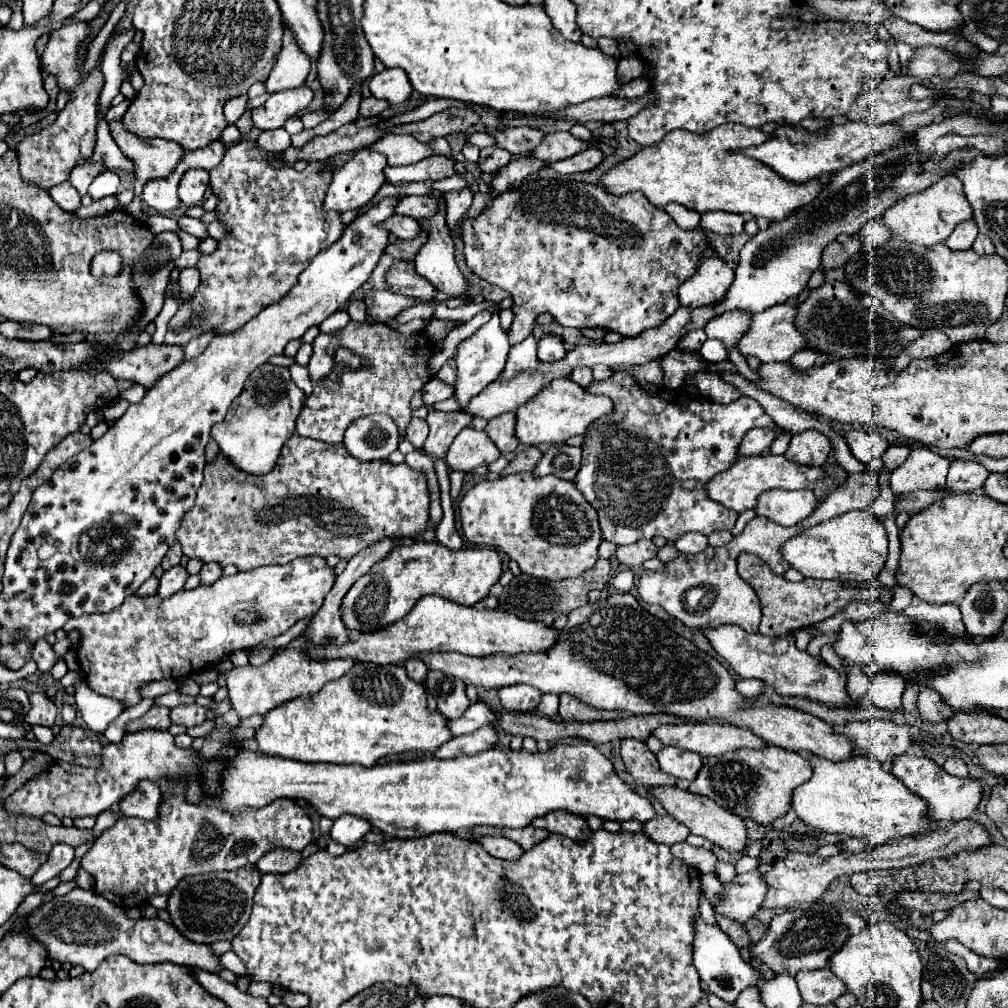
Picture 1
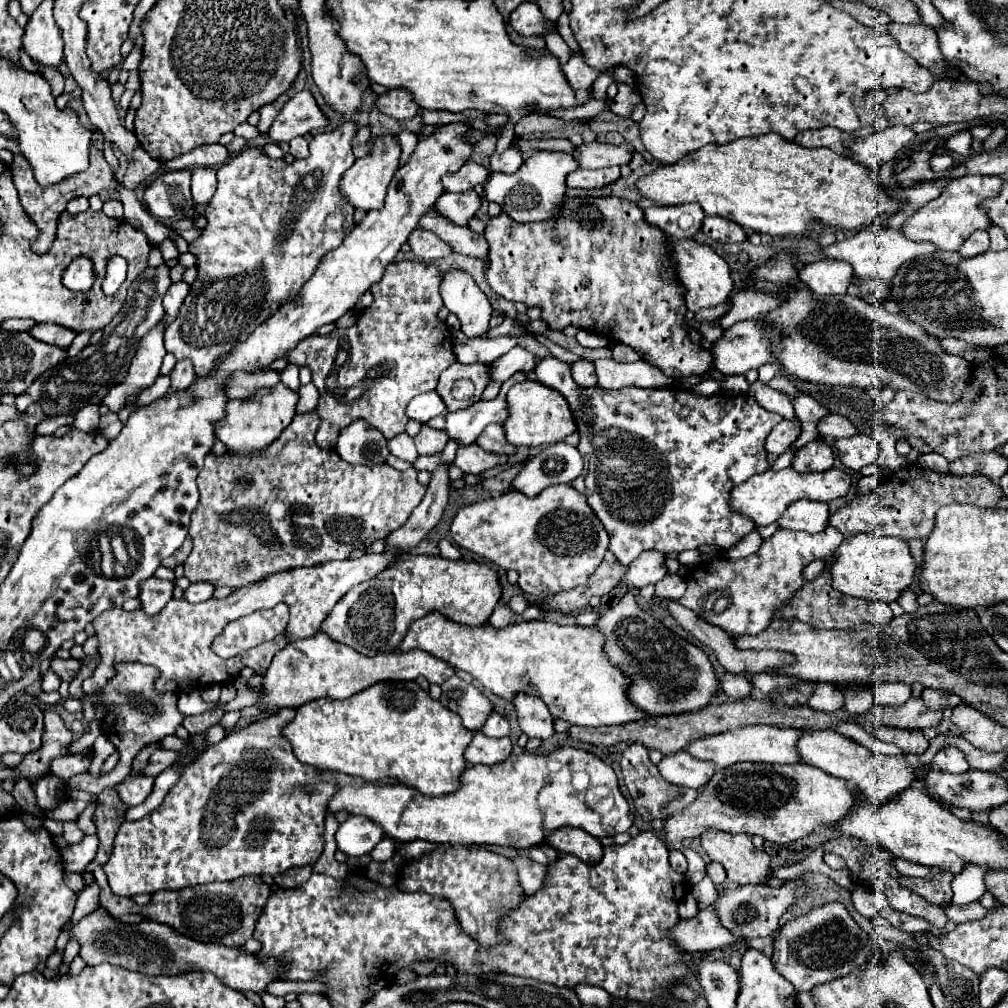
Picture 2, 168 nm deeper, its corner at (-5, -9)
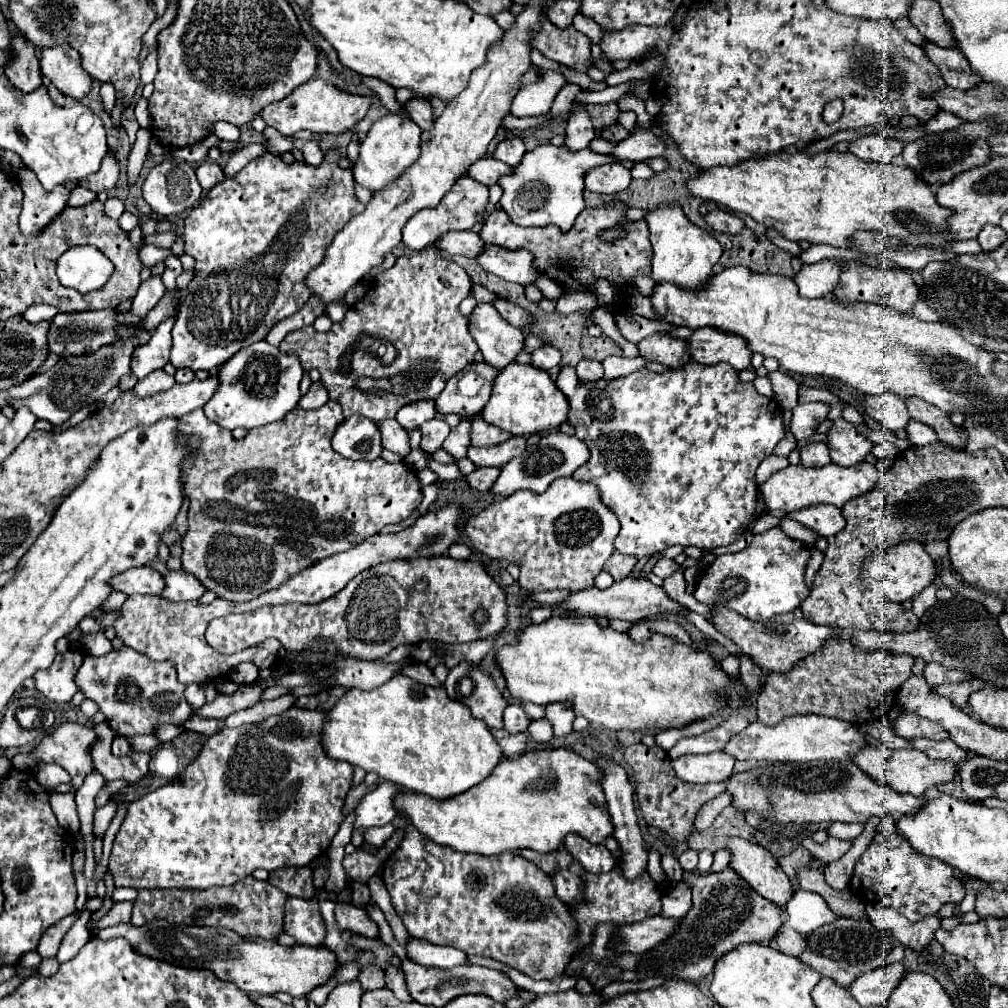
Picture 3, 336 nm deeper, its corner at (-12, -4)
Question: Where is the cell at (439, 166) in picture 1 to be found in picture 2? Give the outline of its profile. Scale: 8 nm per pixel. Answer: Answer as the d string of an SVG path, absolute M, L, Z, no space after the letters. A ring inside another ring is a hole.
M468 161L458 173L452 173L448 177L444 177L444 189L446 191L468 191L476 185L484 185L490 177L490 171L474 161Z

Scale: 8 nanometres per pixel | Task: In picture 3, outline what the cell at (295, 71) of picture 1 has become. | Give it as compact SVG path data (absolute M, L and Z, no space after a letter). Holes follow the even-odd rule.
M265 128L263 130L263 134L265 134L265 138L267 138L267 152L273 152L273 154L283 154L283 152L289 152L289 150L293 150L293 142L289 142L289 138L285 138L285 136L281 136L275 128Z

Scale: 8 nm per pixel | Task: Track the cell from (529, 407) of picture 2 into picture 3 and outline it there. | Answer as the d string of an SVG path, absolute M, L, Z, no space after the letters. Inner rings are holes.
M511 362L495 378L491 400L483 408L481 416L485 422L499 426L501 430L513 436L531 436L561 428L561 424L567 422L567 412L569 412L567 398L555 386L555 382L545 370L533 368L529 364Z

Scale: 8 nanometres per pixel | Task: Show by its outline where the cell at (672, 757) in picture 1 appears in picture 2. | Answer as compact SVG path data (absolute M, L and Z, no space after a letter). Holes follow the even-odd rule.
M680 751L674 755L666 755L658 763L658 769L662 777L674 785L700 789L710 781L710 777L716 771L716 765L712 761L700 761L690 753Z

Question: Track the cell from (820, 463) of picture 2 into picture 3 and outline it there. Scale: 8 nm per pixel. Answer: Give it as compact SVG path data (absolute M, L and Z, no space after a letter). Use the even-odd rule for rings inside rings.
M811 442L801 448L801 464L805 468L813 466L827 466L831 462L829 458L829 448L823 442Z

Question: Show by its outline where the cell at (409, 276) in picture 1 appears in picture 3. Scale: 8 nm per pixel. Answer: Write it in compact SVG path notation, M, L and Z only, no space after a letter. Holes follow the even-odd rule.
M429 246L421 252L397 258L393 268L377 274L367 288L365 298L353 304L345 320L333 324L329 332L319 334L313 326L305 326L297 332L287 334L279 344L279 350L297 354L305 370L317 368L321 372L321 382L329 390L329 398L341 404L345 418L361 414L379 424L395 418L397 410L409 402L437 398L445 388L445 382L459 370L463 370L465 364L473 362L477 344L469 334L467 316L461 316L457 310L469 290L469 274L459 264L443 258L433 246Z

